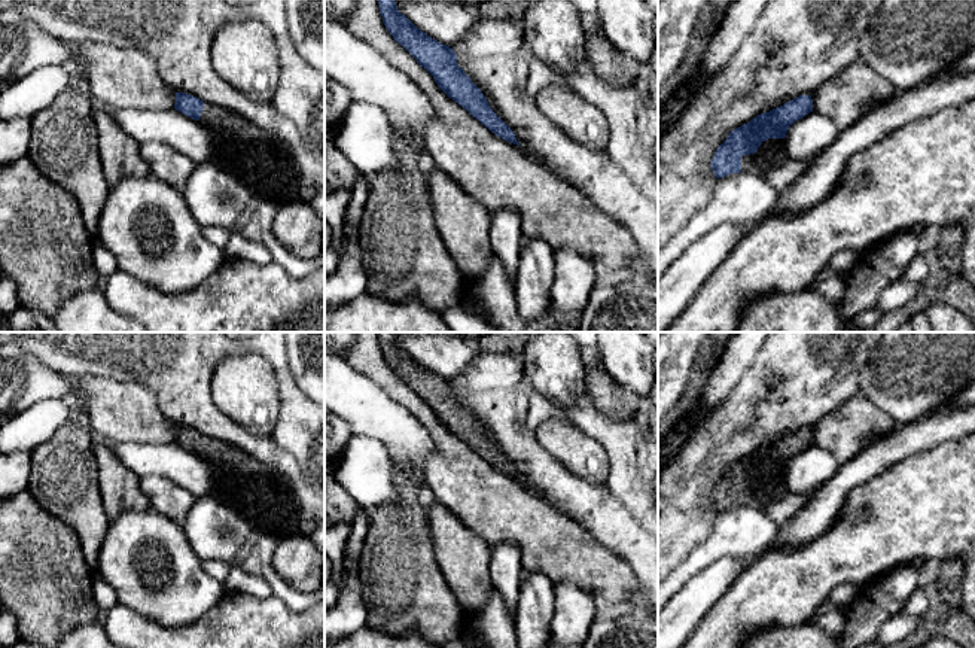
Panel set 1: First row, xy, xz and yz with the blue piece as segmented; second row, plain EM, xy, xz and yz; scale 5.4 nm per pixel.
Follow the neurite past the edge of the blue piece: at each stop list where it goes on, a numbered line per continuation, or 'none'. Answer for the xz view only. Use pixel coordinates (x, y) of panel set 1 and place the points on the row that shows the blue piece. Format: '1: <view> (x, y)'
none

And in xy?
1: xy (258, 158)

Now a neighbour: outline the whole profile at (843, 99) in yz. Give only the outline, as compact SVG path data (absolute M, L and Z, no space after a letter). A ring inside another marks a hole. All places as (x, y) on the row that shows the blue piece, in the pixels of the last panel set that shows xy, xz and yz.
M857 60L813 94L813 110L832 119L840 131L853 125L874 103L892 98L896 89Z

